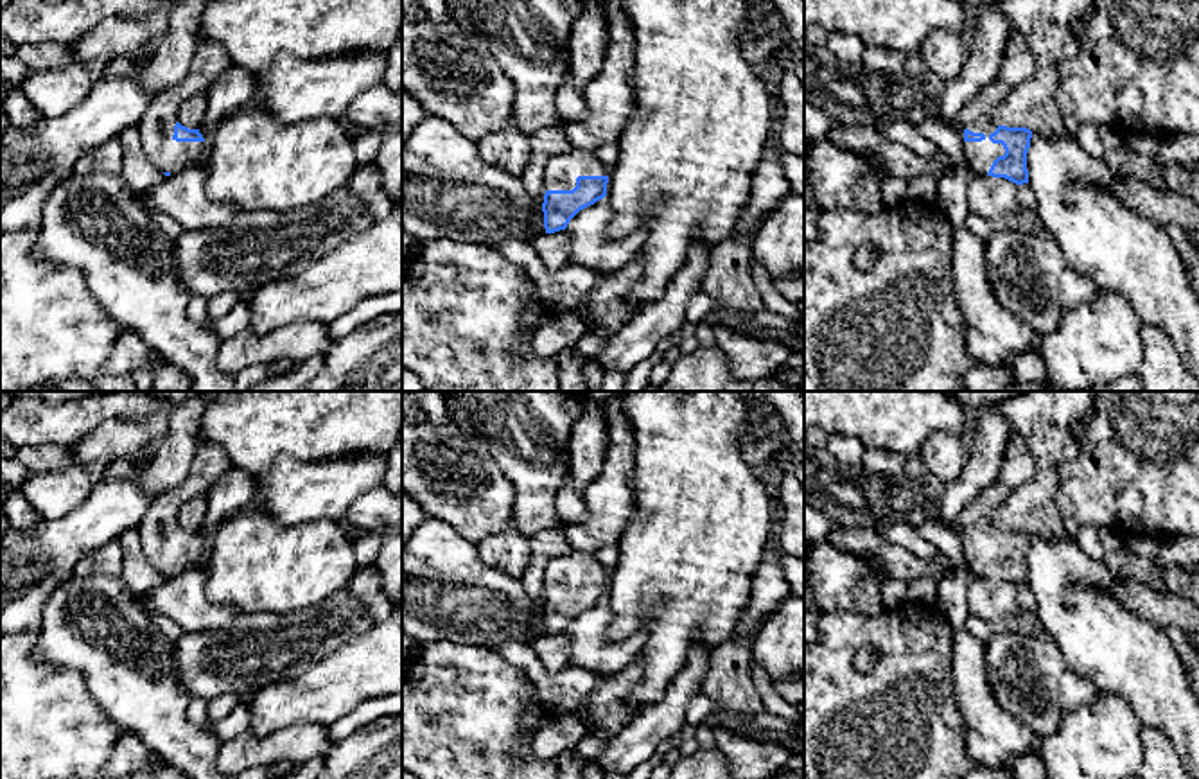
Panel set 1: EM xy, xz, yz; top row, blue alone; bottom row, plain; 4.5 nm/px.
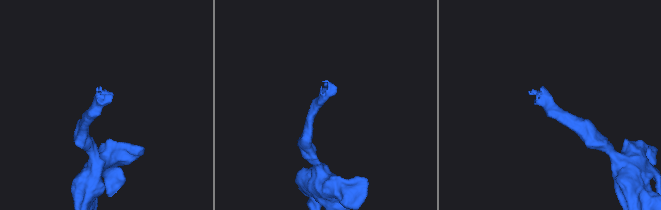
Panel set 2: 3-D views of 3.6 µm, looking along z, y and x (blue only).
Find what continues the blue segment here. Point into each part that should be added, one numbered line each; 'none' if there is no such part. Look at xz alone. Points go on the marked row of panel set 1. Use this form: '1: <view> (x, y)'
1: xz (560, 173)

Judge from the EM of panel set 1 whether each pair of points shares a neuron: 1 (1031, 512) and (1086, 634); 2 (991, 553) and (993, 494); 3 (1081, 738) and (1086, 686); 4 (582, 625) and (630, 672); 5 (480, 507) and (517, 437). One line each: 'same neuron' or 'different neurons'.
1: different neurons
2: same neuron
3: different neurons
4: different neurons
5: different neurons

